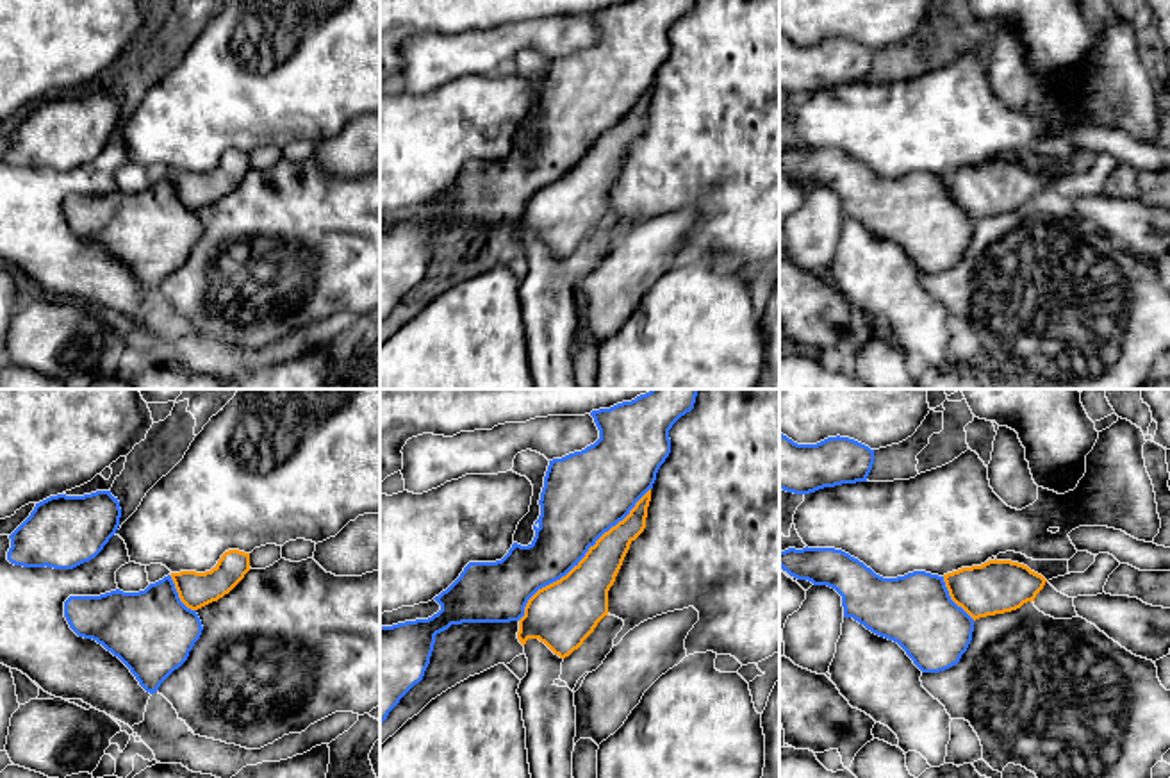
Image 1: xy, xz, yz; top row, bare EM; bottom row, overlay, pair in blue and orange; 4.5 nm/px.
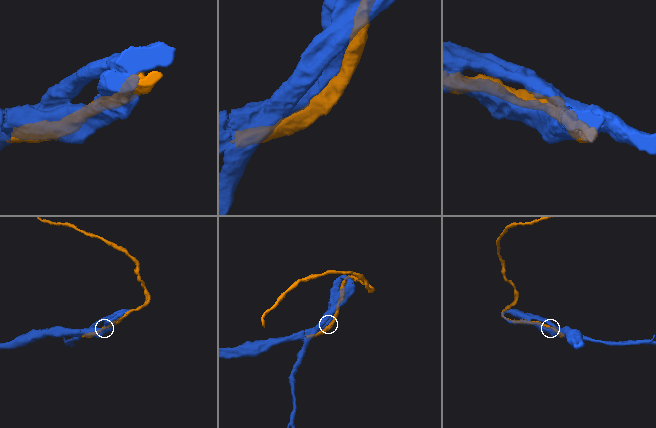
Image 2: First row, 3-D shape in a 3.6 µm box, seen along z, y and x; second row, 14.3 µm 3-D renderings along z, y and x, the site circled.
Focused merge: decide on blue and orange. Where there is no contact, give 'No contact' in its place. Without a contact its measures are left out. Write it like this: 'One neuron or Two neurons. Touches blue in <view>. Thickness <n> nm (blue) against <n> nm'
One neuron. Touches blue in xz. Thickness 360 nm (blue) against 280 nm

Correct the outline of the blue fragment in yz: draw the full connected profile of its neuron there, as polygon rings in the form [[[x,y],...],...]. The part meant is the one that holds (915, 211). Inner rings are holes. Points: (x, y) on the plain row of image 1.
[[[808,146],[779,152],[779,168],[797,180],[835,189],[842,196],[844,218],[853,218],[872,234],[897,243],[922,273],[956,266],[972,241],[976,219],[1034,202],[1047,182],[1024,164],[997,159],[943,177],[913,171],[883,178],[842,150]]]

